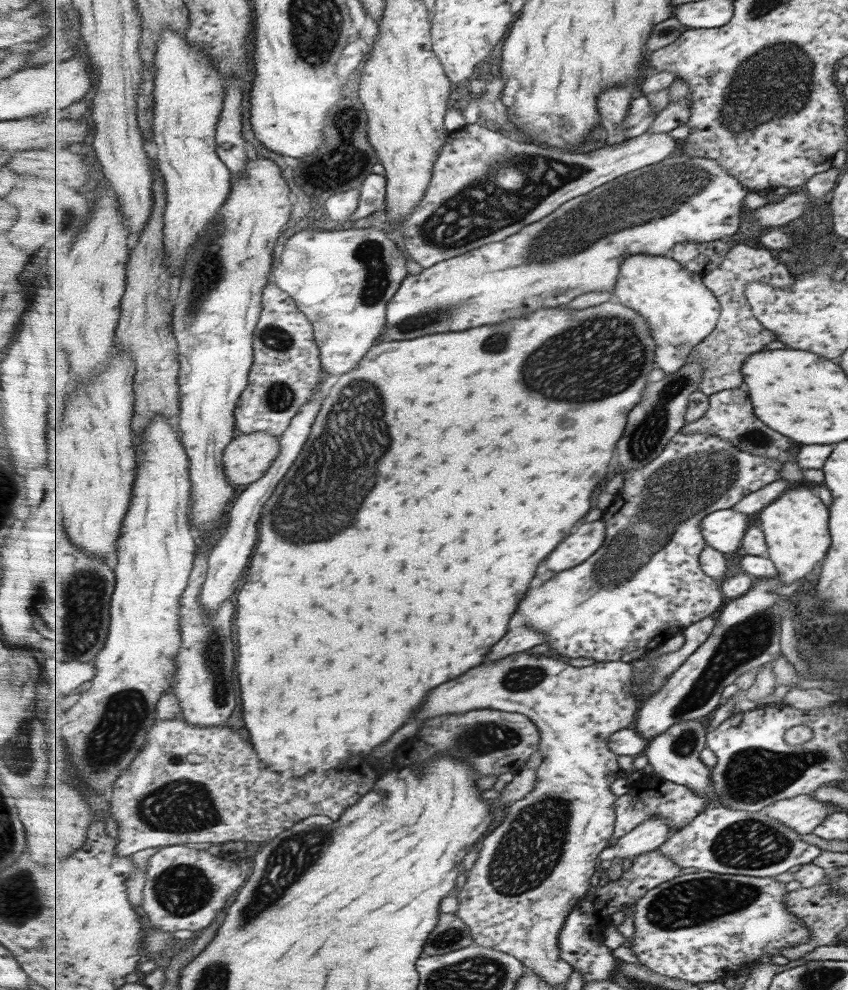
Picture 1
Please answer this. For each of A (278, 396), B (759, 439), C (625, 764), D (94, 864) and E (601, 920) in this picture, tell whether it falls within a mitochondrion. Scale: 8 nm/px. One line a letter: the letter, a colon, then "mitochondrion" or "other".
A: mitochondrion
B: mitochondrion
C: other
D: other
E: other

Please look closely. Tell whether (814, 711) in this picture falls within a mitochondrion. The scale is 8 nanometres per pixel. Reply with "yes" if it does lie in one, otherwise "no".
no

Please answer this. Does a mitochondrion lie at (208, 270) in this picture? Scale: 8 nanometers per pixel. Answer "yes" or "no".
yes

